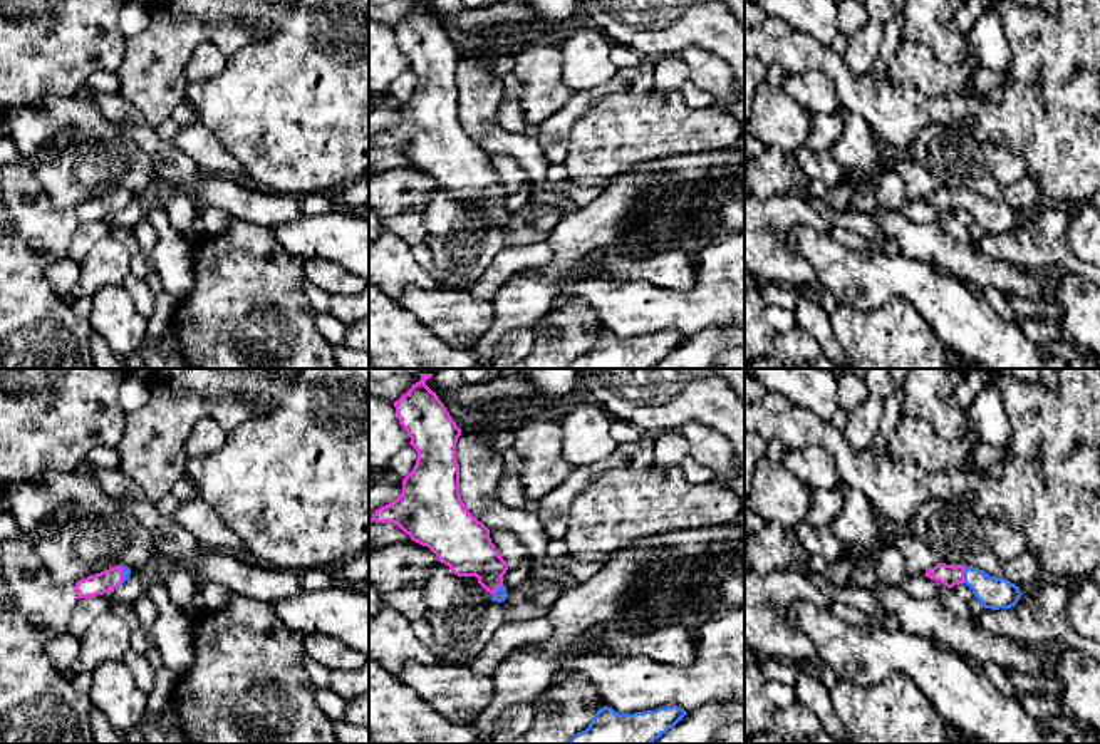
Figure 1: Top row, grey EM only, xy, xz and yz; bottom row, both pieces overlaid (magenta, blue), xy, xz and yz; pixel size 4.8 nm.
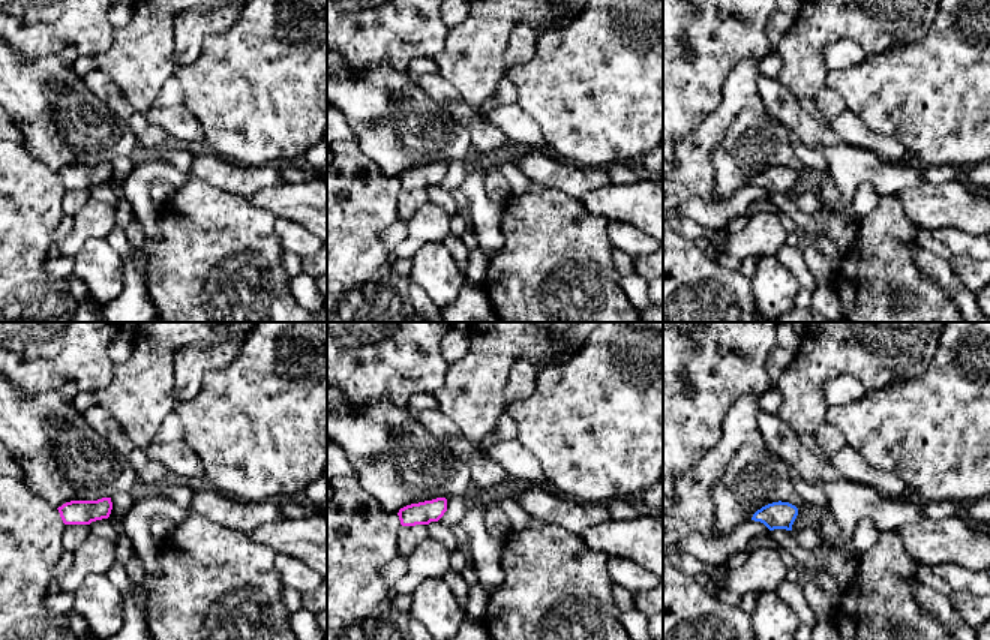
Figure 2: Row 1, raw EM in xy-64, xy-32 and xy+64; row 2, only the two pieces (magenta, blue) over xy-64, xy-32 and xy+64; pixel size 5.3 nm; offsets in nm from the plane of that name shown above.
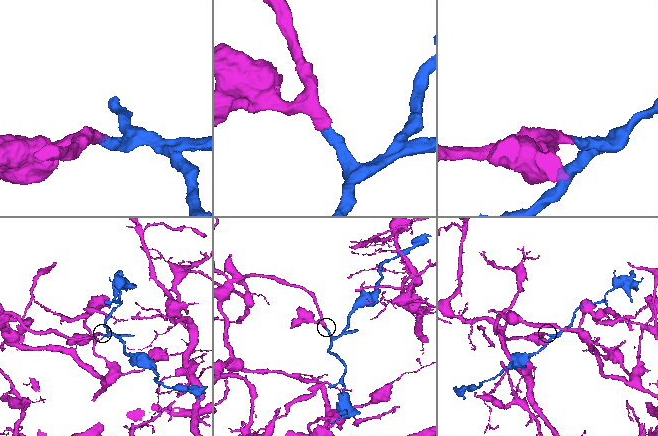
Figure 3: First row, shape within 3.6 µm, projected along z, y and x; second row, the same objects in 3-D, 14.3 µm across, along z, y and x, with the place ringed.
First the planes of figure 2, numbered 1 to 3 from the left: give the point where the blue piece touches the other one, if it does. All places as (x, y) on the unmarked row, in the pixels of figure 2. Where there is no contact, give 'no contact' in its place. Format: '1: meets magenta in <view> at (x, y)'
1: no contact
2: no contact
3: no contact

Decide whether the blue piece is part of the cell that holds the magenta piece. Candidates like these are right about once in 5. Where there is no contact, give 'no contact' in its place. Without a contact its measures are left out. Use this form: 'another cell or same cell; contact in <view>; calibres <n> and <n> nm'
same cell; contact in yz; calibres 100 and 150 nm

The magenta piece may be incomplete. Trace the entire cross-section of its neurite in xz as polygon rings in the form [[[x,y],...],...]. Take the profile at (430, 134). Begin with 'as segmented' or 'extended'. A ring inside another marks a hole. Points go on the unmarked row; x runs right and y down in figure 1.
extended; [[[421,0],[419,7],[392,27],[399,49],[411,62],[409,69],[418,75],[418,84],[412,96],[402,104],[401,121],[376,134],[371,146],[397,149],[412,166],[428,171],[438,186],[448,189],[454,199],[476,201],[478,208],[493,220],[491,225],[501,228],[506,225],[503,199],[508,189],[491,168],[490,154],[466,134],[461,124],[459,89],[456,85],[461,54],[436,17],[426,10],[431,2]]]

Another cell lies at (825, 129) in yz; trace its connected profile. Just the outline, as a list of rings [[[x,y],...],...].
[[[837,112],[833,114],[810,114],[810,134],[805,144],[813,151],[827,151],[842,136],[843,121]]]

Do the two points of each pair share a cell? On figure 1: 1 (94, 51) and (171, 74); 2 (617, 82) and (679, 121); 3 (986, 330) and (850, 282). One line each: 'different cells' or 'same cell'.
1: different cells
2: different cells
3: same cell

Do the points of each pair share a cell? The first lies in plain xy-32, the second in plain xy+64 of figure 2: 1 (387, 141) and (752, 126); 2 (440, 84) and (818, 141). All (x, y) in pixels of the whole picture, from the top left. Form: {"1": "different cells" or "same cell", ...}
{"1": "same cell", "2": "same cell"}

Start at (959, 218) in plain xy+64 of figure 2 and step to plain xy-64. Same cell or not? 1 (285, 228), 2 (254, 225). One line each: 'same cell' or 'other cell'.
1: other cell
2: other cell

